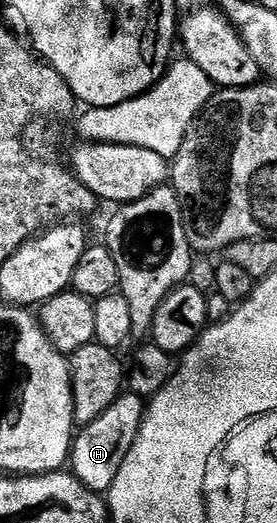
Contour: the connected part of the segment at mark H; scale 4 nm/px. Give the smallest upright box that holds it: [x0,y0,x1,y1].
[69,390,144,494]

